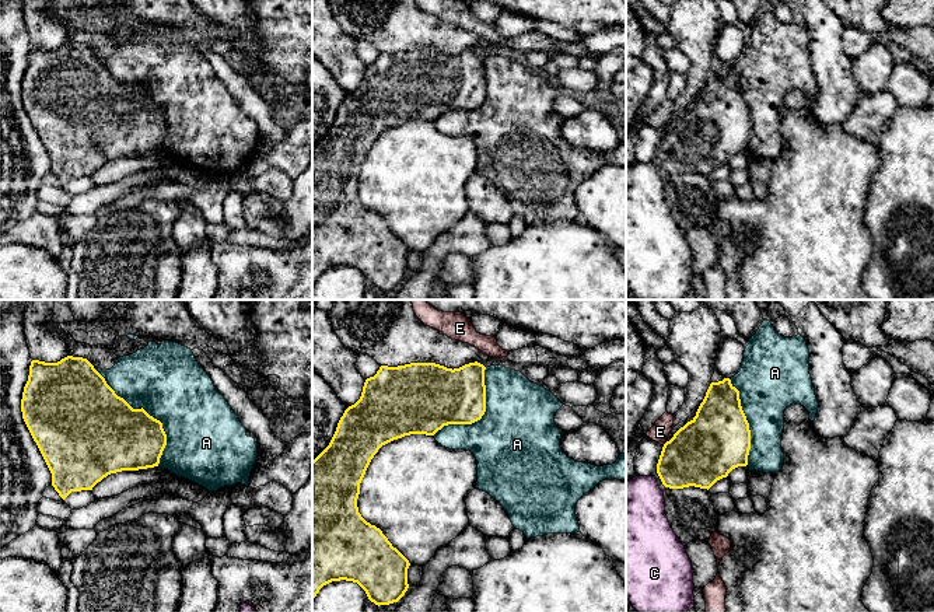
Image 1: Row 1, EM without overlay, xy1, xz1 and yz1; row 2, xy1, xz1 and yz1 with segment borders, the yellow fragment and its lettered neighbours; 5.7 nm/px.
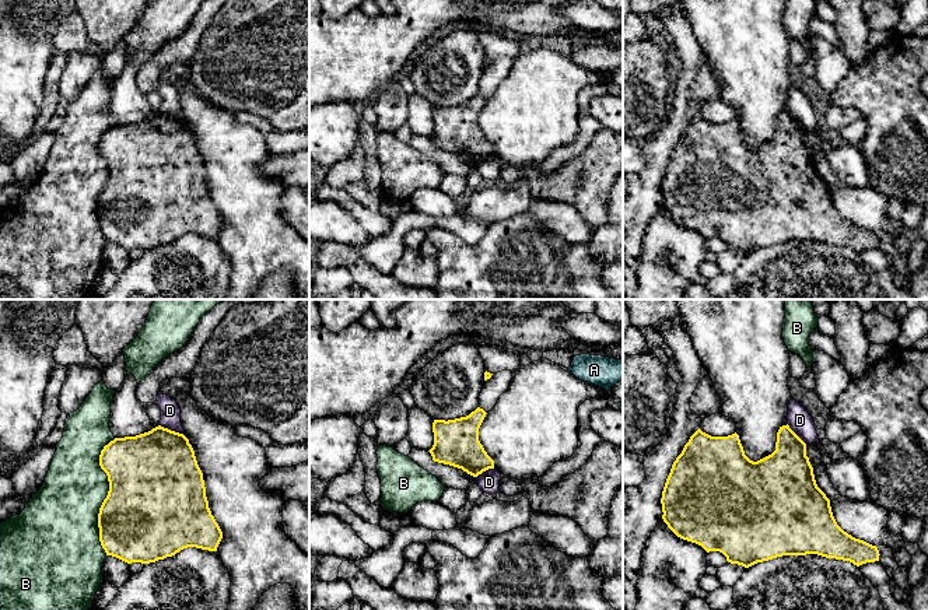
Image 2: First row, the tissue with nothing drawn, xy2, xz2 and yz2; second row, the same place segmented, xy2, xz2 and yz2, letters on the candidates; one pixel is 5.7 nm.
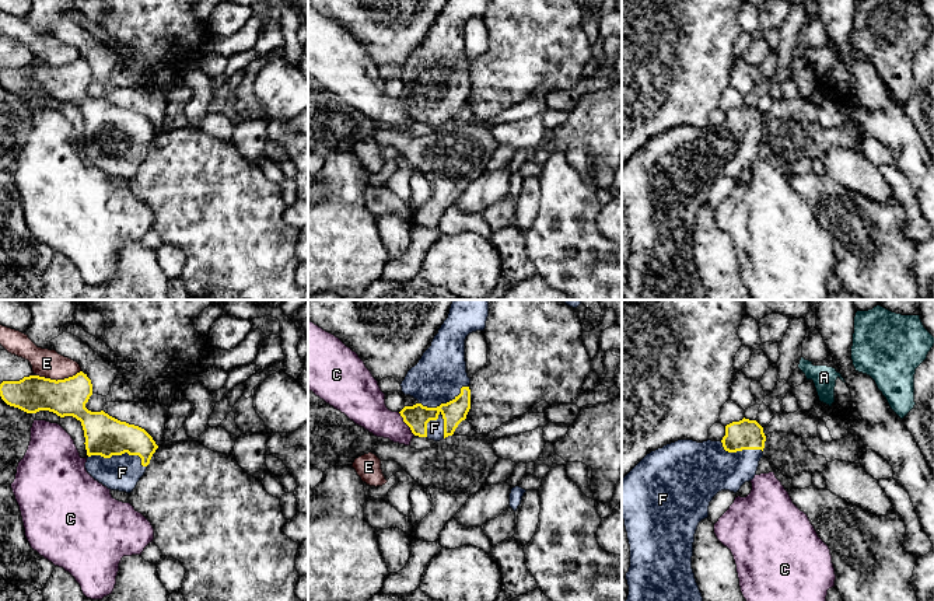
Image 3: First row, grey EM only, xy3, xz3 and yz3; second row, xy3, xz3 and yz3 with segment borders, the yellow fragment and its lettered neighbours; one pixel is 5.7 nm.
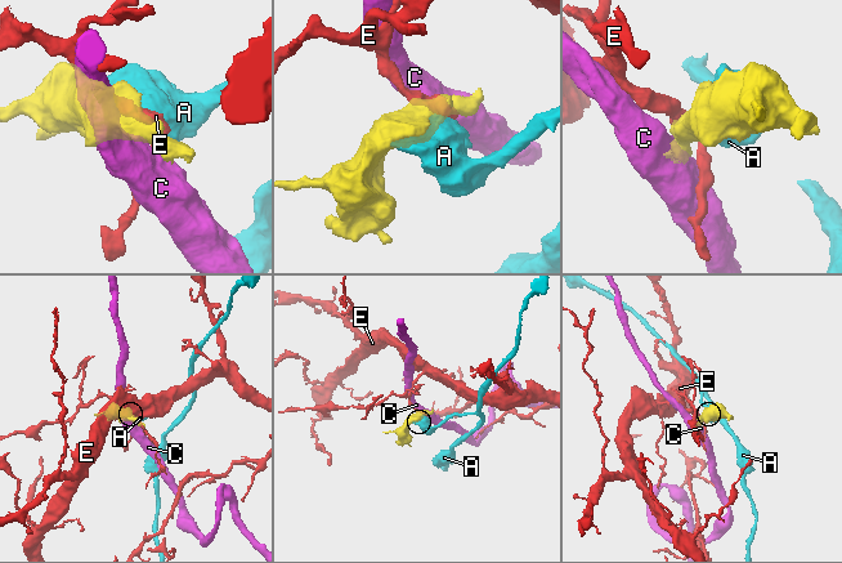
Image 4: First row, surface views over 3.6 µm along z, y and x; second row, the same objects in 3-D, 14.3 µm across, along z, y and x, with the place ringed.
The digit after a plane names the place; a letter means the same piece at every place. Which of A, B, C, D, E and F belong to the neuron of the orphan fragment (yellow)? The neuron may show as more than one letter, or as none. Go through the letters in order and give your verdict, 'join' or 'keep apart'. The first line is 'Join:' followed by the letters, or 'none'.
Join: F
A: keep apart
B: keep apart
C: keep apart
D: keep apart
E: keep apart
F: join

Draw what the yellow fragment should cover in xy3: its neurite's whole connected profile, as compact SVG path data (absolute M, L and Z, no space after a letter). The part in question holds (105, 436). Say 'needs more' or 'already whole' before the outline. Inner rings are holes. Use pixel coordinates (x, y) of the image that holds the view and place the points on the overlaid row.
needs more; M83 371L64 380L39 375L0 384L1 399L27 413L49 410L81 422L87 472L111 490L130 493L144 475L158 445L141 427L120 422L104 410L85 408L92 395L91 380Z

